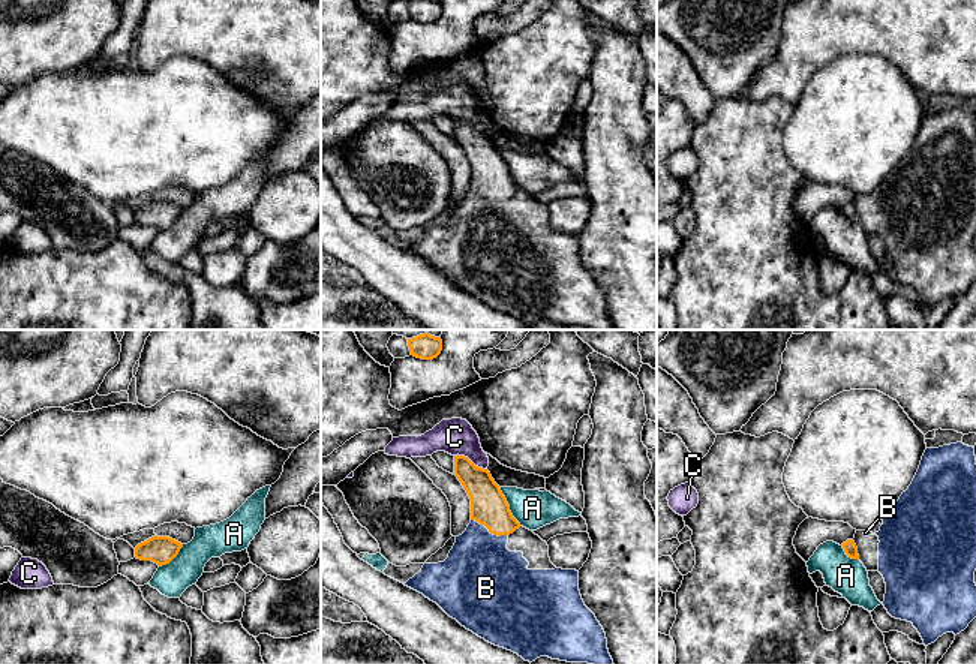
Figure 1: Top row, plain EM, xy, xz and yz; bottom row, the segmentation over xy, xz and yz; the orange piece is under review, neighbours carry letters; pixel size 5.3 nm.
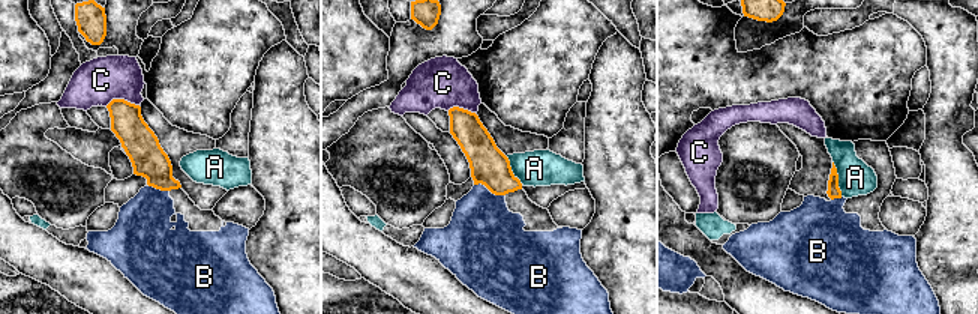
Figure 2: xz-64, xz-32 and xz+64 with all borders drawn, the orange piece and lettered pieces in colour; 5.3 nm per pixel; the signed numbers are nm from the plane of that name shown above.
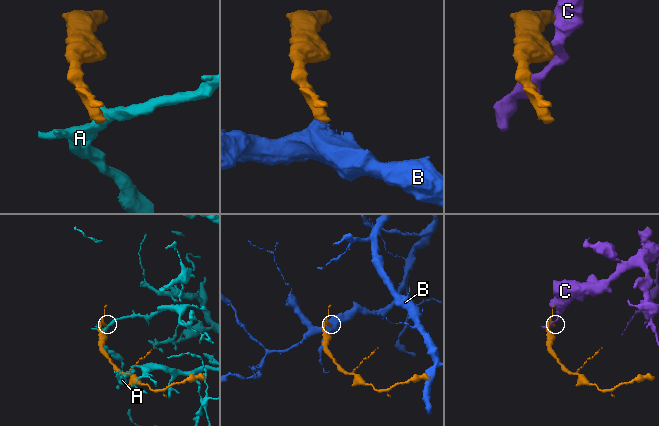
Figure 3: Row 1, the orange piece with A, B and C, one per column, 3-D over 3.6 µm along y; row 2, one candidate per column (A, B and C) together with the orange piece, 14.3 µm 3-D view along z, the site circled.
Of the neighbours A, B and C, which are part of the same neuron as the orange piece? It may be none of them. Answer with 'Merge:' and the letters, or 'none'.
Merge: B

